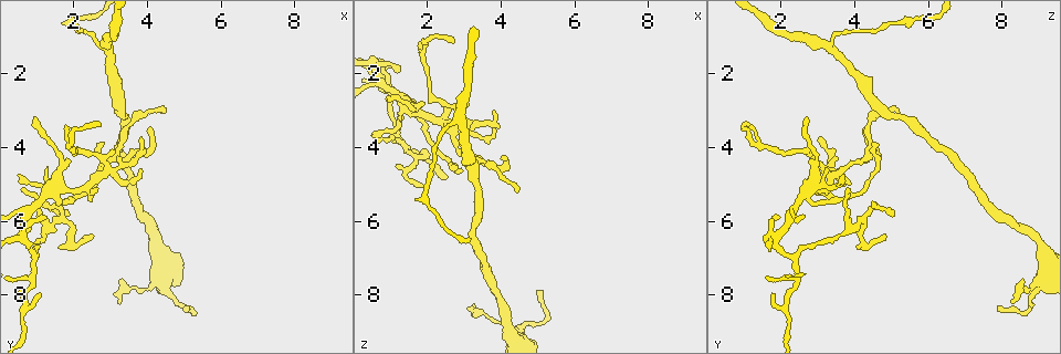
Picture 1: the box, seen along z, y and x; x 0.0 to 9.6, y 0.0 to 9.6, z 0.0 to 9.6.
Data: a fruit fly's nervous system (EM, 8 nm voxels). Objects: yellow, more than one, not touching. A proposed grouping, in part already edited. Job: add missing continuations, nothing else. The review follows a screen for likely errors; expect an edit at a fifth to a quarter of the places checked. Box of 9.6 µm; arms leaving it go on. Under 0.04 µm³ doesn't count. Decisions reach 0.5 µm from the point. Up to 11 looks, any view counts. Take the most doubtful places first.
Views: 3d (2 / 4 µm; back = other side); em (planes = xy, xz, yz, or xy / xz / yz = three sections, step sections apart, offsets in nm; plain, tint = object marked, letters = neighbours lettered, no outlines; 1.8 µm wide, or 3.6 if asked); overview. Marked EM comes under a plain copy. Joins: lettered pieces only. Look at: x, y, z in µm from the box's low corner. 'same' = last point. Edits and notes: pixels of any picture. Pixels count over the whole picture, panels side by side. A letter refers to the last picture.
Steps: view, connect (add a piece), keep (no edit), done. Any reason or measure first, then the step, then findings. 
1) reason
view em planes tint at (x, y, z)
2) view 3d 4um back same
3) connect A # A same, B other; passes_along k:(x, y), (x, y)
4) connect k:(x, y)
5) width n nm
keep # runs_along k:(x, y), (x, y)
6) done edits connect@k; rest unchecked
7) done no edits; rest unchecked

branch point
view em xz step 8 letters at (2.55, 4.80, 3.35)

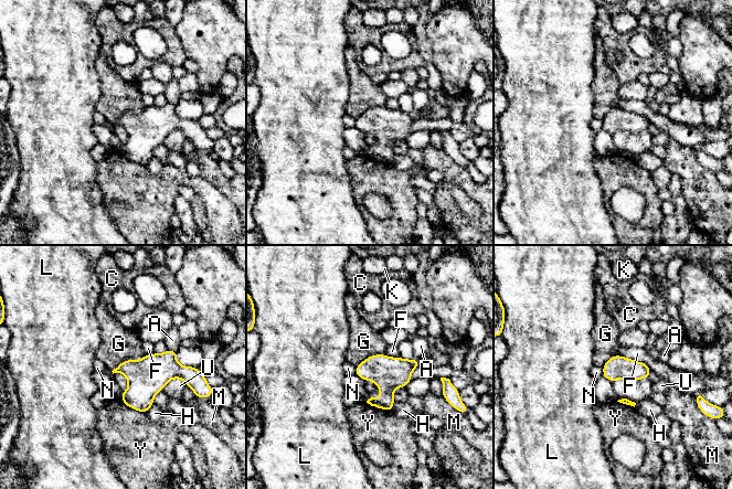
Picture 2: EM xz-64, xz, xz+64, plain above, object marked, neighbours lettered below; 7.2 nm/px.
keep # A other, C other, F other, G other, H other, K other, L other, M other, N other, U other, Y other; border 2:(146, 354), (123, 360), (112, 371); no lettered piece goes on from it

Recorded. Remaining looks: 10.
tapers out
view 3d 2um back at (2.65, 3.45, 1.20)

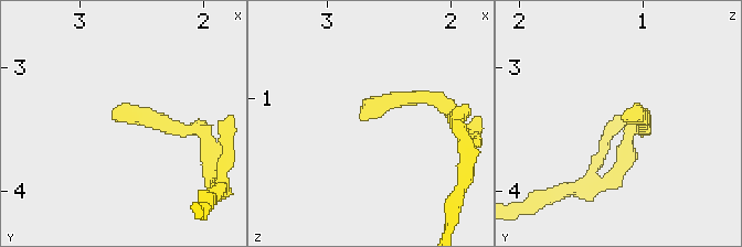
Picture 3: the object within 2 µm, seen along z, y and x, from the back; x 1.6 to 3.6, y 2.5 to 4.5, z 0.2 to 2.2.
now the EM
view em planes letters at (2.66, 3.44, 1.18)

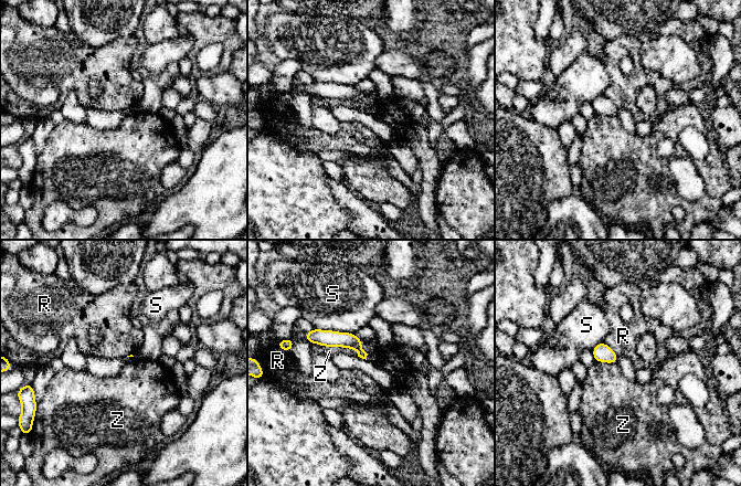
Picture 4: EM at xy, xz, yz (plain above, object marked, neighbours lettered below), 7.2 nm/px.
keep # R other, S other, Z other; no lettered piece goes on from it

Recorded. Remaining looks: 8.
branch stops here
view 3d 2um at (4.10, 3.40, 4.30)

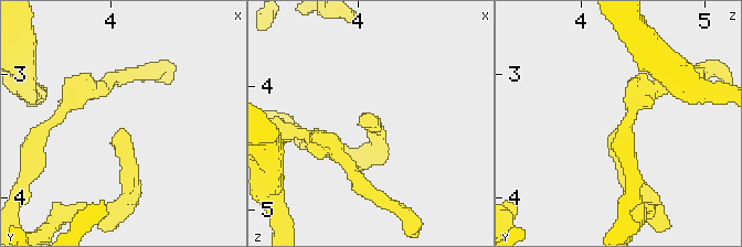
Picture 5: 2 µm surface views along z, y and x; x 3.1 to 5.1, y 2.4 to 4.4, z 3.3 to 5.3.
shape alone is not enough
view em xy step 16 letters at (4.06, 3.48, 4.24)

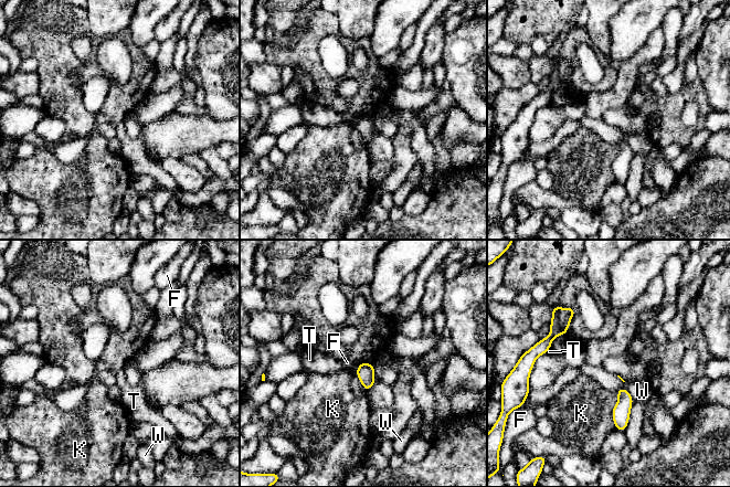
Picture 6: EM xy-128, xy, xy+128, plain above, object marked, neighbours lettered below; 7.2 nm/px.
cut it another way
view em yz step 8 letters same

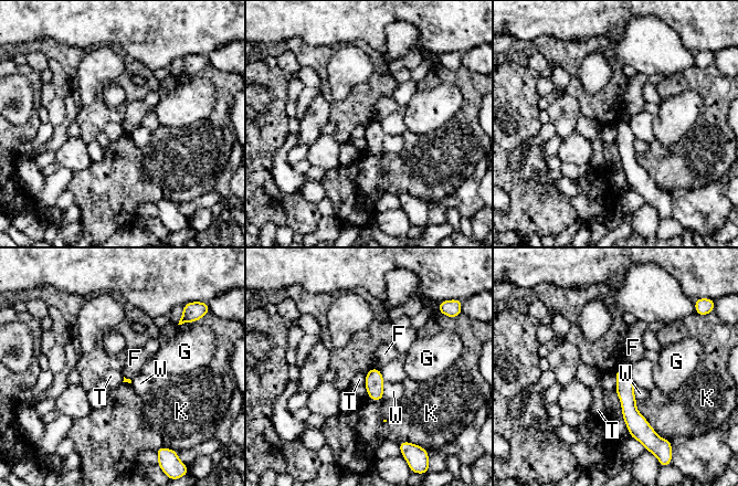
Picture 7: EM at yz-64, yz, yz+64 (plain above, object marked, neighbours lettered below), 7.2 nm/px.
keep # F other, G other, K other, T other, W other; border 7:(366, 374), (364, 384); no lettered piece goes on from it

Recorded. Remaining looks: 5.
tapers out
view em xy step 4 letters at (2.50, 6.35, 4.85)

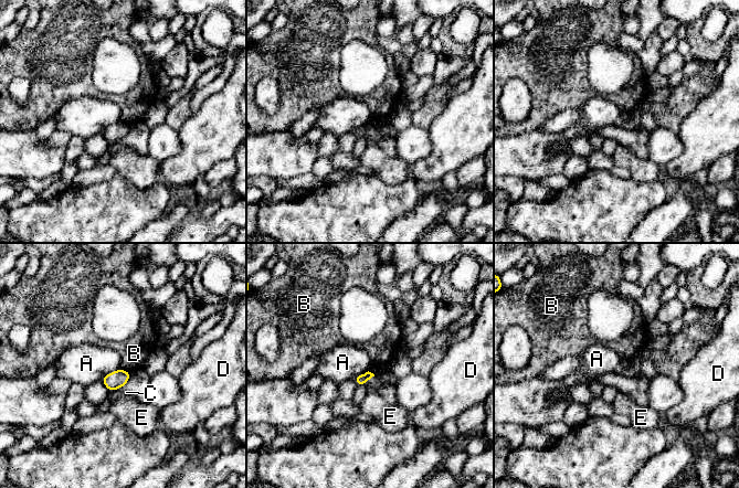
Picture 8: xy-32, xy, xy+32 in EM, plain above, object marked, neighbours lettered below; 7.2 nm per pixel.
keep # A other, B other, C other, D other, E other; border 8:(119, 368), (99, 379); no lettered piece goes on from it

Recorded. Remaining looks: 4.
done no edits; rest unchecked

